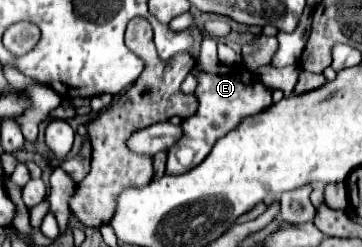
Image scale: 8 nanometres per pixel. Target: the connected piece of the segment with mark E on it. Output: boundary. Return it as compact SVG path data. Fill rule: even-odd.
M204 37L202 45L200 45L200 53L196 57L196 63L198 65L192 69L192 75L198 81L198 87L194 91L194 95L198 99L198 109L196 109L194 115L182 119L182 123L180 123L184 135L180 137L180 141L176 141L172 145L172 149L168 149L166 175L180 175L180 173L190 171L198 163L202 163L208 157L208 153L212 151L214 143L220 137L224 137L228 131L238 127L244 117L256 115L256 113L260 113L260 111L264 111L266 107L272 105L272 89L266 87L256 73L252 73L244 67L225 65L219 62L217 58L217 40L215 38ZM180 147L190 147L194 151L194 161L192 161L190 167L182 167L176 161L176 151Z

